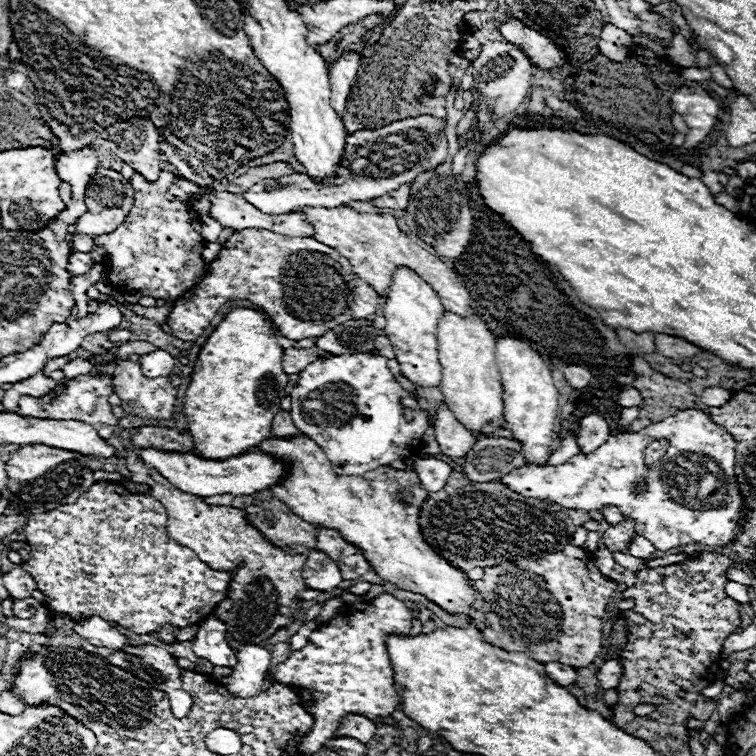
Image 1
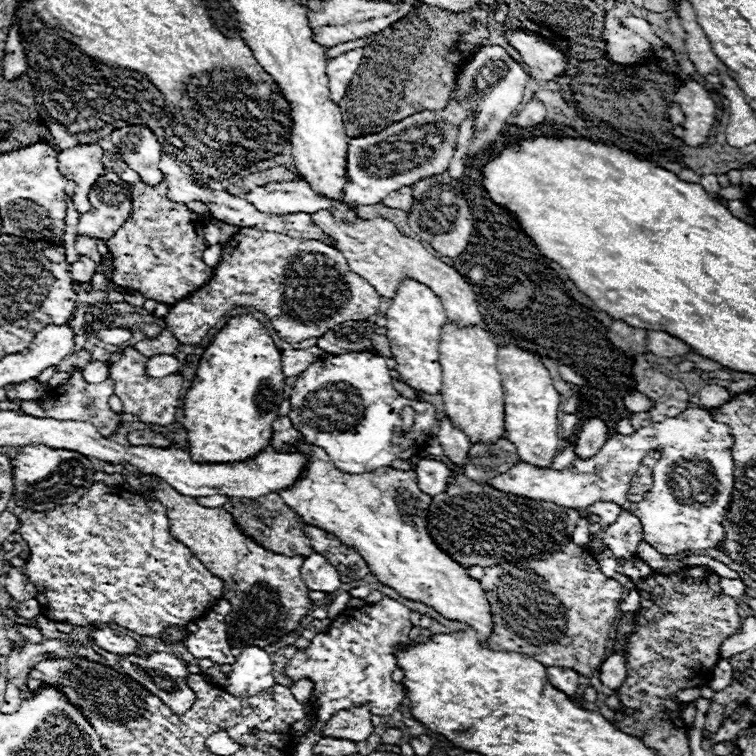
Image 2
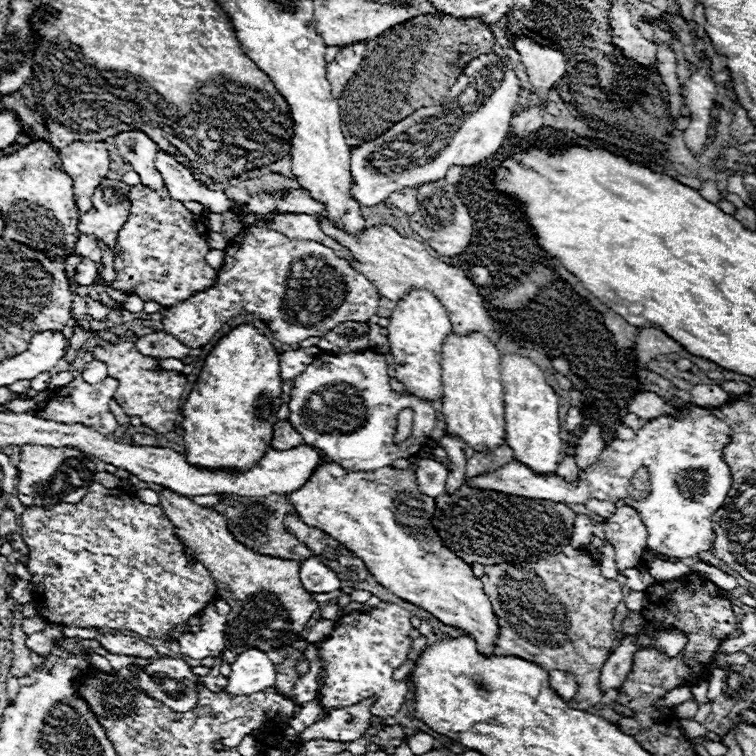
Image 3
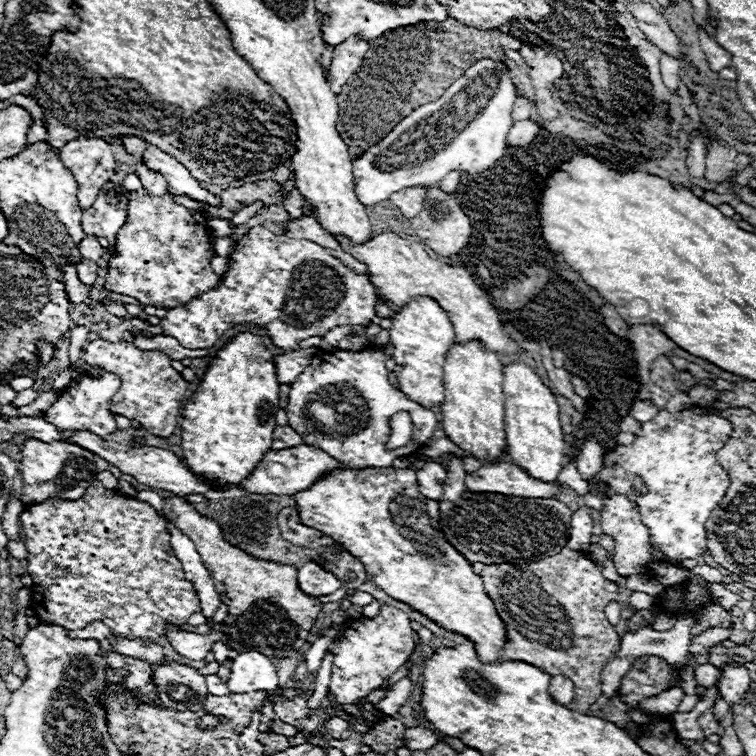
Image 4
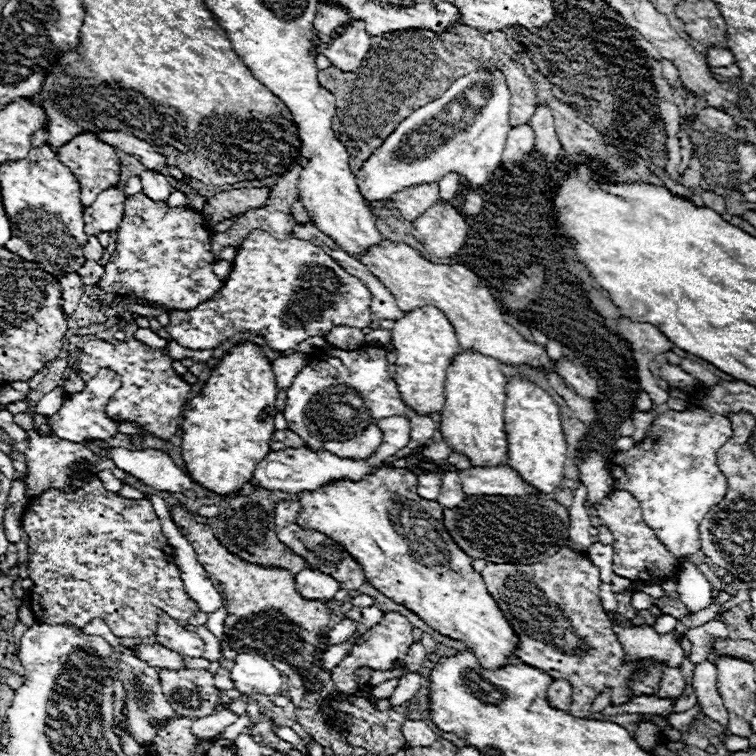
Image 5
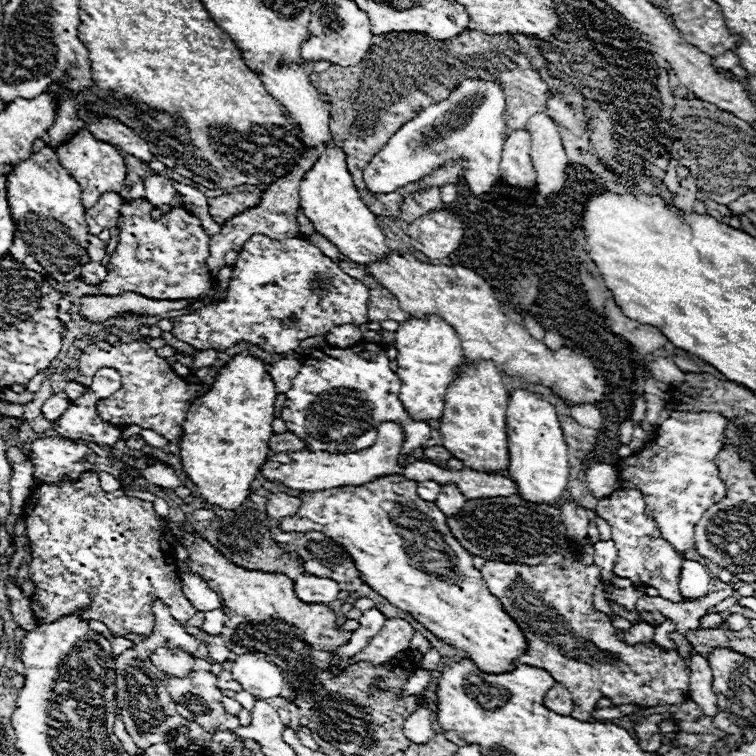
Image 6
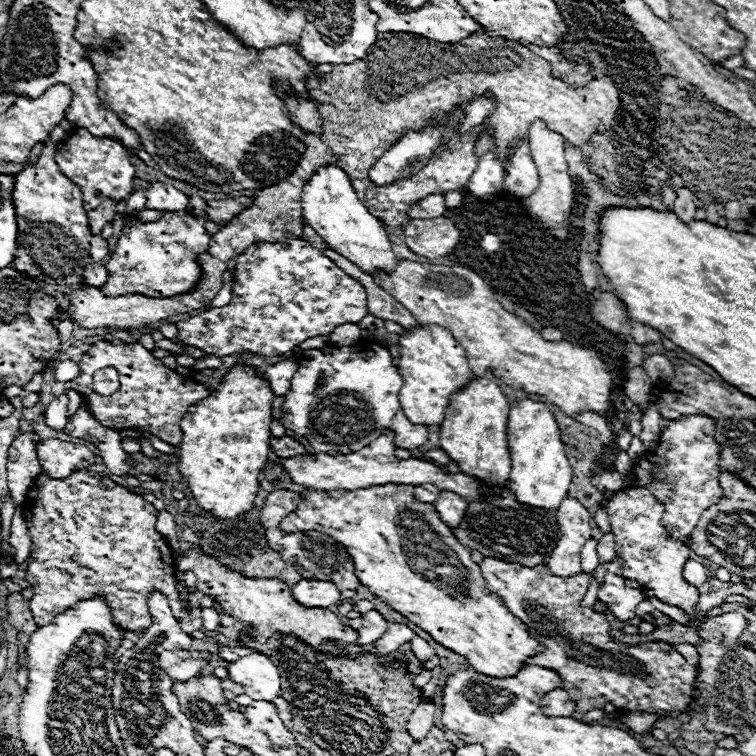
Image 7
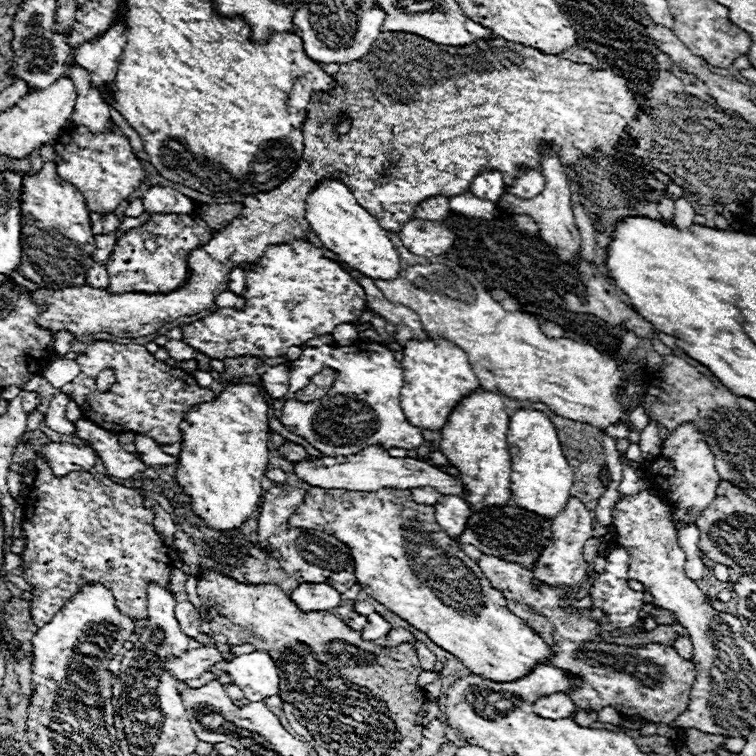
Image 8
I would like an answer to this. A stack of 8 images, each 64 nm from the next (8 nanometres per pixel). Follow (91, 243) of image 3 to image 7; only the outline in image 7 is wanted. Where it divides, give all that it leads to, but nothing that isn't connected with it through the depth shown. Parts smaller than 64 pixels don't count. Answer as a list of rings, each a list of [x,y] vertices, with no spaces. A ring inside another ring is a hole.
[[[92,236],[92,246],[90,246],[90,258],[94,262],[102,262],[108,256],[108,242],[102,236]]]

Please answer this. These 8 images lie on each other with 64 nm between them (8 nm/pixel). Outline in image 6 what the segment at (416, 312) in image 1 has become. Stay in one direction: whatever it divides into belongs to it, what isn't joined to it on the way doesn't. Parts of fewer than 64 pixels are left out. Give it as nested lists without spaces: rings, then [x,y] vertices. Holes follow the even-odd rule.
[[[412,316],[408,322],[402,322],[394,332],[394,348],[398,350],[396,376],[400,378],[402,384],[400,402],[404,402],[408,414],[424,422],[442,418],[446,388],[454,380],[456,368],[464,362],[464,352],[452,326],[436,316],[428,318]]]

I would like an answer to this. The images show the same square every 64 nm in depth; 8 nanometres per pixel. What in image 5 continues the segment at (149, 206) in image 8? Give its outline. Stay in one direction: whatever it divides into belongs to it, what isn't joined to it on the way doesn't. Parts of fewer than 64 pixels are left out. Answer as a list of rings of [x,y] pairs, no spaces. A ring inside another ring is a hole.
[[[144,170],[140,174],[140,180],[142,180],[142,186],[144,186],[144,194],[152,200],[168,200],[168,196],[174,192],[168,178],[158,174],[158,172]]]

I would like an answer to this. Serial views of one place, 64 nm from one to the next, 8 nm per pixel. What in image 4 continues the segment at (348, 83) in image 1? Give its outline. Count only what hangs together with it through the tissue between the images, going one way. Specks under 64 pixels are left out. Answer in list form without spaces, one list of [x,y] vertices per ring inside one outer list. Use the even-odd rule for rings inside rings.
[[[350,36],[346,42],[334,46],[332,64],[328,66],[328,82],[334,94],[338,94],[346,80],[360,68],[366,50],[368,40],[362,40],[358,36]]]

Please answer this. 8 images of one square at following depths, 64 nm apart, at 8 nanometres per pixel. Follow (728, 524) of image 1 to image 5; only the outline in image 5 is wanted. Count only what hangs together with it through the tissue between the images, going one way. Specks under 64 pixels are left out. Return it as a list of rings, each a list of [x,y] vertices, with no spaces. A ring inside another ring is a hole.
[[[702,408],[664,412],[654,418],[638,444],[614,454],[608,462],[614,476],[614,490],[626,490],[640,500],[644,520],[676,558],[700,552],[698,526],[704,514],[726,494],[728,482],[716,464],[716,452],[730,436],[732,428],[726,416]],[[500,464],[496,468],[468,468],[460,474],[460,478],[466,496],[534,496],[534,488],[524,482],[508,464]]]

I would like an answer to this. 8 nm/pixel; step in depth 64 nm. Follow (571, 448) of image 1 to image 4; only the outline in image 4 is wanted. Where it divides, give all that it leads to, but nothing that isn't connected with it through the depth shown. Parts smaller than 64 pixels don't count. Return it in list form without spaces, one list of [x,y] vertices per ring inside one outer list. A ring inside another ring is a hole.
[[[570,462],[566,468],[560,470],[558,482],[570,486],[570,488],[572,488],[576,494],[580,494],[580,496],[582,496],[584,492],[588,492],[588,484],[586,484],[586,480],[580,476],[580,472],[576,470],[576,464],[574,464],[574,462]]]

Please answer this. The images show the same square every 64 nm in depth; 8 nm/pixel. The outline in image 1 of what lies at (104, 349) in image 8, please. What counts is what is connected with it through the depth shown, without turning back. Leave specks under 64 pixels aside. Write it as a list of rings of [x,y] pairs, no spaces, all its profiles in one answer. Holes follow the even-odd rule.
[[[132,354],[128,360],[116,362],[116,372],[112,376],[114,392],[120,396],[122,408],[128,414],[136,416],[148,416],[148,418],[170,418],[176,406],[176,388],[182,384],[180,376],[160,376],[160,378],[148,378],[140,370],[140,356]]]

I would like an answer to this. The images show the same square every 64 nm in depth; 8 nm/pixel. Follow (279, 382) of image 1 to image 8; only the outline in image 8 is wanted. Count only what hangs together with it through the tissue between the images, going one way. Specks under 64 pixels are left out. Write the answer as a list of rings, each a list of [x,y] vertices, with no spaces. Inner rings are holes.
[[[232,382],[212,402],[188,410],[180,430],[184,438],[176,480],[192,498],[194,512],[214,530],[238,528],[258,510],[260,482],[268,470],[270,426],[264,394],[254,384]]]

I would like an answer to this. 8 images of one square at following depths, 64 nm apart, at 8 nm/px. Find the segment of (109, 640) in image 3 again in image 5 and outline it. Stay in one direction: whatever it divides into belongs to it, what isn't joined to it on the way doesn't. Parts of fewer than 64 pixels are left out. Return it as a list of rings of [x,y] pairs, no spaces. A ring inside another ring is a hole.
[[[136,644],[130,646],[130,650],[136,652],[136,656],[144,662],[148,662],[150,666],[158,666],[158,668],[170,668],[170,670],[180,670],[184,668],[182,656],[174,650],[168,650],[160,644]]]

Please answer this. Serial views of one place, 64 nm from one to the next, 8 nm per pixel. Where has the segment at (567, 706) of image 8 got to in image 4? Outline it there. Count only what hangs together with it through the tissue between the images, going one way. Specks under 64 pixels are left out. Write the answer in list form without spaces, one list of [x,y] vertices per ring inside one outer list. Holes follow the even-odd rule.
[[[556,674],[550,678],[550,694],[556,702],[568,706],[574,698],[574,682],[570,678],[564,678],[562,674]]]

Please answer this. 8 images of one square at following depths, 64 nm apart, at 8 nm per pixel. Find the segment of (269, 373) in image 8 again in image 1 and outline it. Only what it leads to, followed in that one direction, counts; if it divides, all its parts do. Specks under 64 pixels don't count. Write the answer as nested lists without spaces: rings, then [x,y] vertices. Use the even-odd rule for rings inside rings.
[[[316,346],[314,348],[286,348],[284,350],[284,360],[282,360],[284,372],[286,374],[298,374],[310,362],[314,362],[320,356],[322,356],[322,350],[316,348]]]

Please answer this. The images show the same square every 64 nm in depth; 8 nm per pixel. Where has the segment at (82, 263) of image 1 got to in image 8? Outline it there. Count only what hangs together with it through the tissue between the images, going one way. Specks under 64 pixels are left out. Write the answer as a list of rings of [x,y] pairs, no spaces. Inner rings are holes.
[[[94,262],[88,268],[88,282],[86,284],[92,286],[92,288],[106,290],[108,288],[108,272],[106,272],[106,266],[100,264],[100,262]]]

